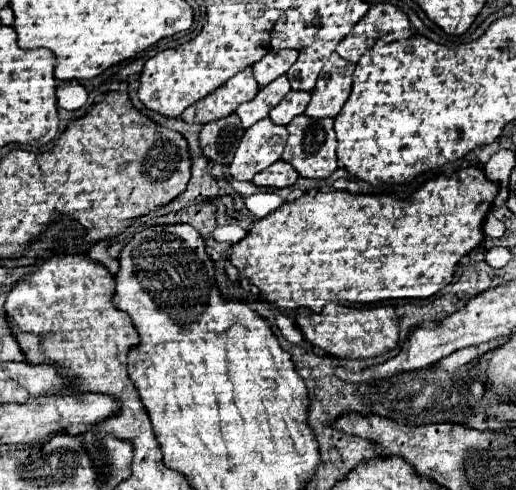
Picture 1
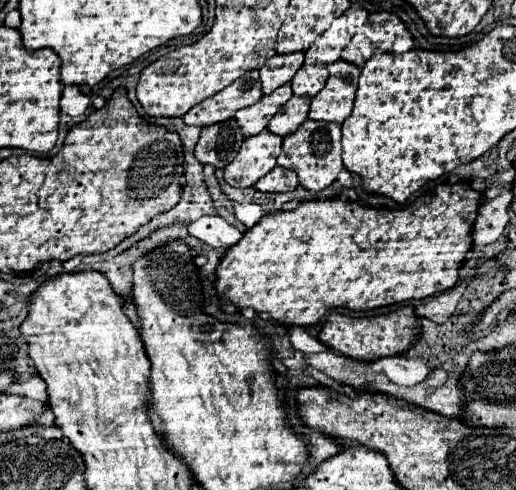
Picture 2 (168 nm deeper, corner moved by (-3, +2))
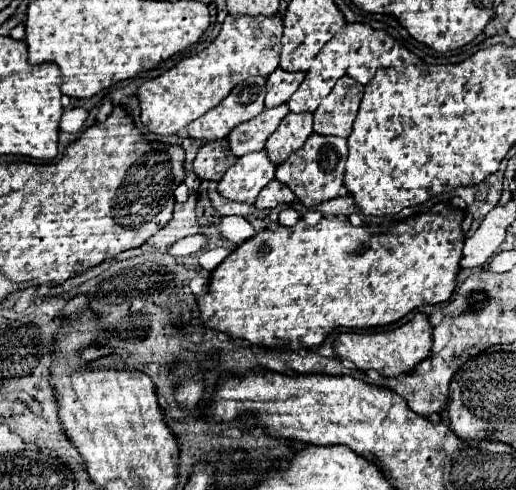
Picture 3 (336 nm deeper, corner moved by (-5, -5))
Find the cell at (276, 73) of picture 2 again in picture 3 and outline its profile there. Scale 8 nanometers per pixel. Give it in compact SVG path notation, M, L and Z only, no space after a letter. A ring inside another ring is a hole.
M276 69L272 75L268 75L268 93L266 93L266 107L276 107L280 103L286 103L290 95L300 87L304 81L306 73L304 71L284 71Z

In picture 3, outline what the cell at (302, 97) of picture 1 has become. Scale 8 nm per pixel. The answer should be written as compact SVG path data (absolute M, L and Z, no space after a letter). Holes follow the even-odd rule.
M288 113L266 141L268 157L282 163L292 151L300 149L312 133L312 113Z

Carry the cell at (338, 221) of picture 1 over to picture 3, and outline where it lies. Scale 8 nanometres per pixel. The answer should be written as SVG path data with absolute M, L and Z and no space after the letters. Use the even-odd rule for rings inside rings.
M438 203L422 215L392 225L386 233L370 231L366 225L354 227L340 217L322 217L316 227L308 227L304 219L300 219L294 227L278 225L276 229L264 229L238 245L212 271L208 295L198 299L200 319L212 329L228 333L232 339L286 349L316 347L336 327L368 329L394 323L414 307L444 303L452 297L466 239L462 221L462 209L450 203Z

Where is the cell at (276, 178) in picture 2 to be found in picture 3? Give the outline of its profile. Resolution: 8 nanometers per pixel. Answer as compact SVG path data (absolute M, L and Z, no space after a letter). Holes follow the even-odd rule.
M272 181L268 183L268 187L264 187L264 191L260 191L258 199L256 199L256 207L258 209L270 209L270 207L276 207L276 205L282 205L282 203L292 203L296 199L296 195L292 191L288 191L290 187L286 187L284 183L280 181Z

